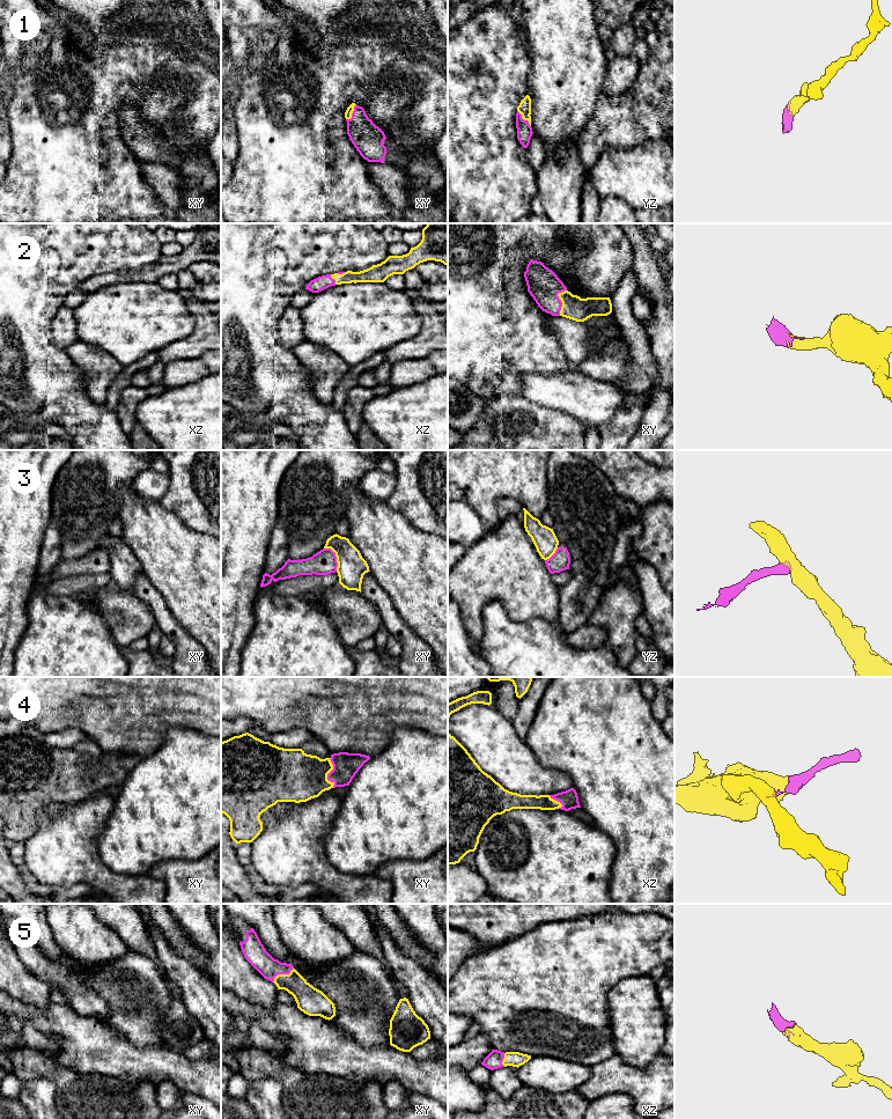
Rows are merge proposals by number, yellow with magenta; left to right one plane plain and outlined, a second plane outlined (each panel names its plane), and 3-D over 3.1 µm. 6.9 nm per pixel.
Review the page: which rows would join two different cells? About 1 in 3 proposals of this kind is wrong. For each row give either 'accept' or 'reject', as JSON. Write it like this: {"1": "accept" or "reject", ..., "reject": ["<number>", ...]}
{"1": "accept", "2": "accept", "3": "reject", "4": "accept", "5": "accept", "reject": ["3"]}

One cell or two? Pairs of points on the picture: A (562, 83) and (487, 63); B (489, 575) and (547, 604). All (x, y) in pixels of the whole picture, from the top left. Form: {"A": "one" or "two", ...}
{"A": "two", "B": "one"}

